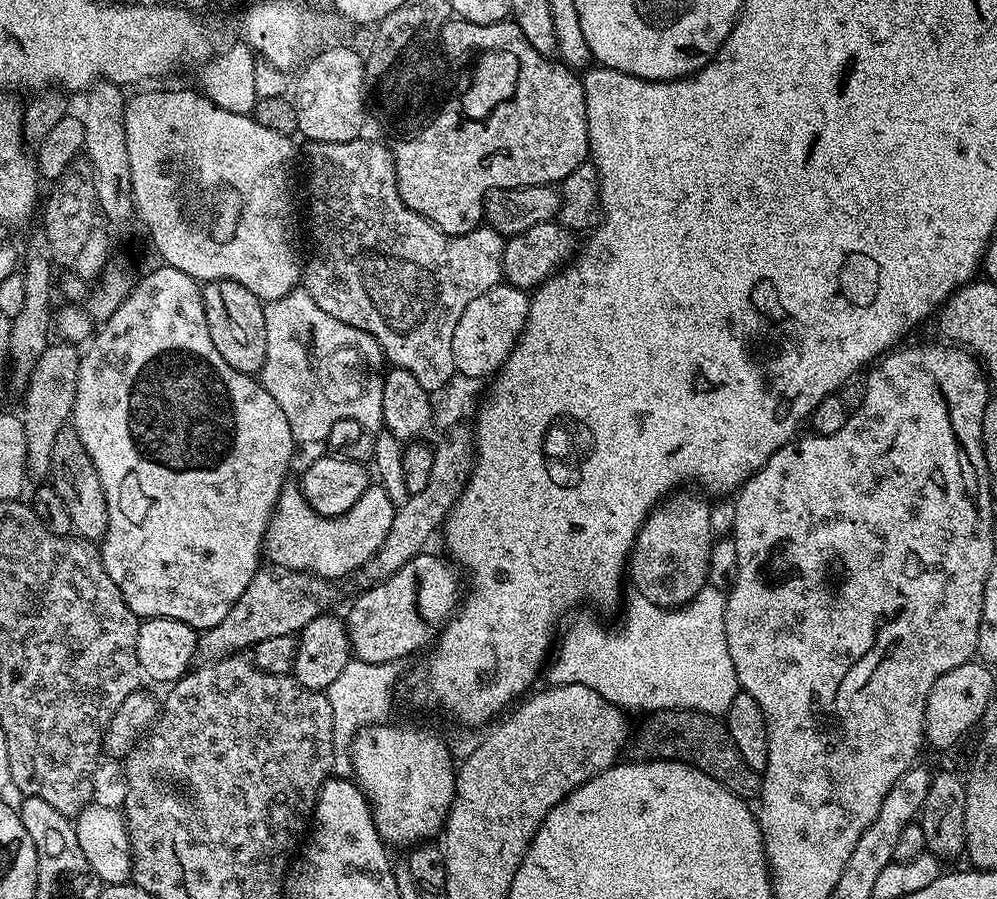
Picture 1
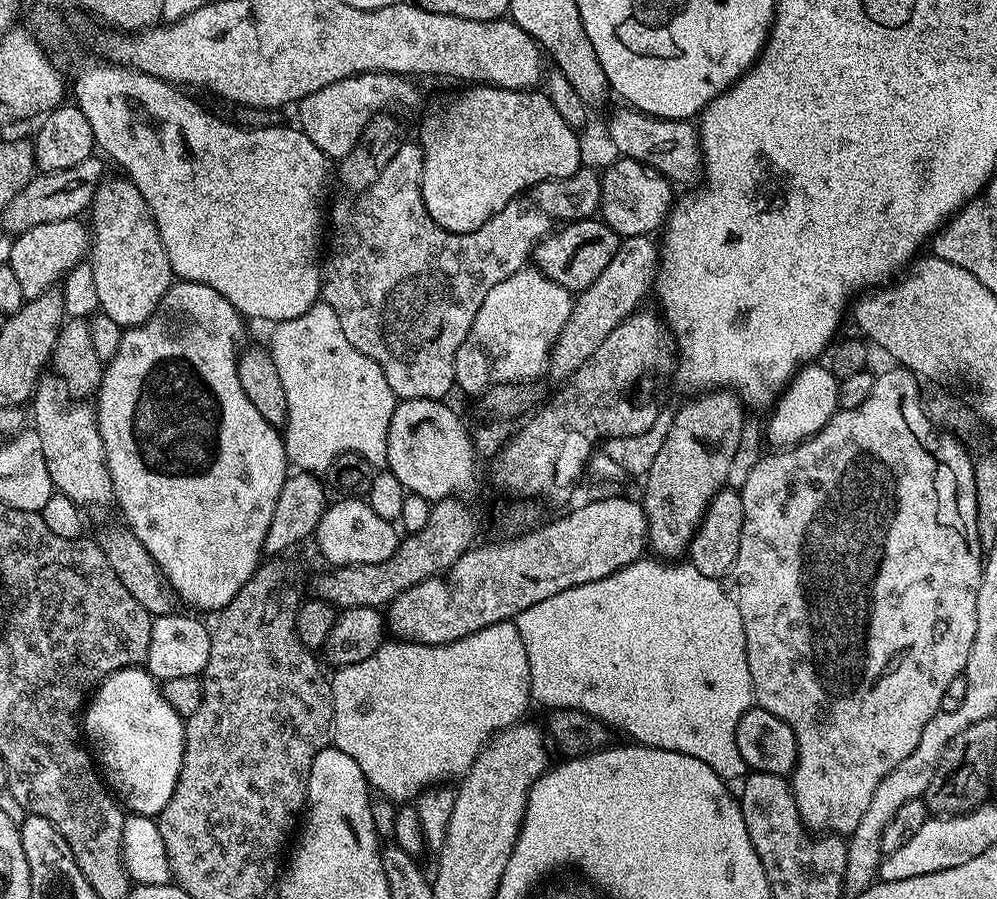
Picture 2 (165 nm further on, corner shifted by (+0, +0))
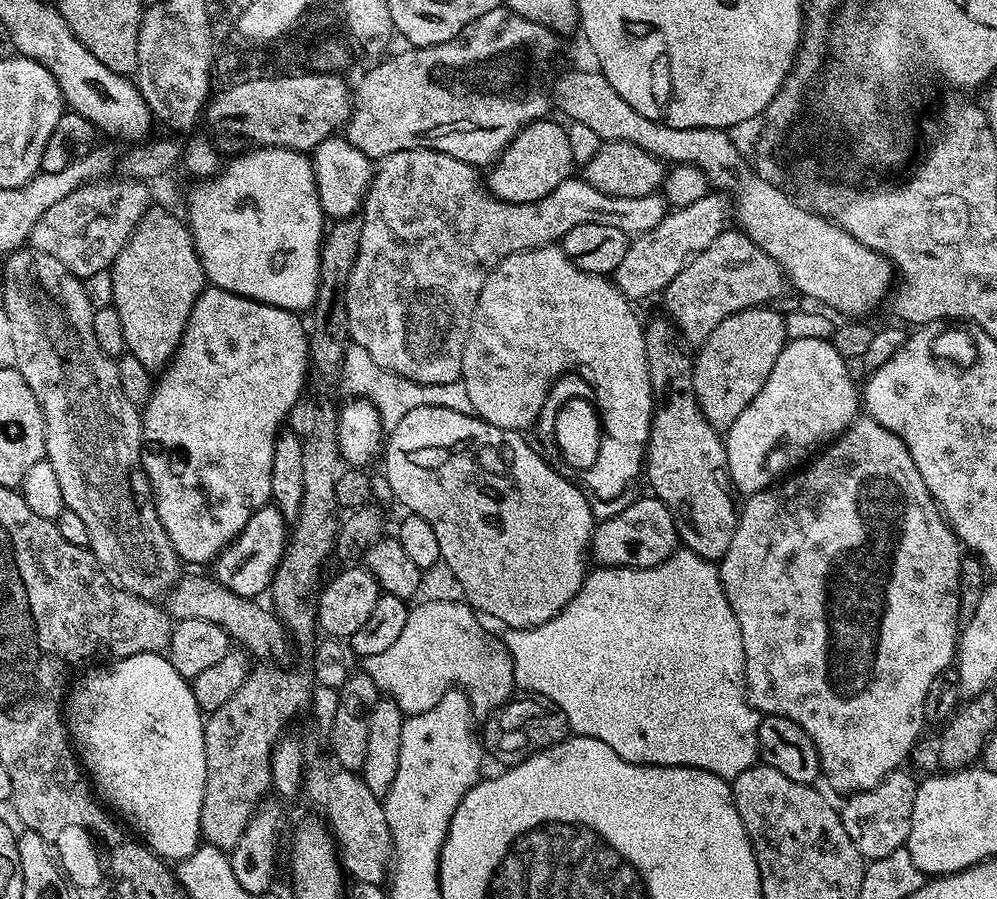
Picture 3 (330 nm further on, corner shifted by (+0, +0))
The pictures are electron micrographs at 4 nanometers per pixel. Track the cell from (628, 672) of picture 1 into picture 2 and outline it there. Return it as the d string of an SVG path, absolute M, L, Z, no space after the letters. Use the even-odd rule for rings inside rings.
M641 558L634 561L630 566L618 570L598 582L586 582L582 586L574 586L570 590L562 590L562 594L554 594L554 598L546 598L546 602L538 602L534 606L530 606L530 610L522 610L522 614L514 617L514 623L518 634L522 634L522 646L526 646L526 662L530 662L530 686L532 687L532 700L535 703L545 704L545 709L548 710L553 708L582 710L587 716L593 716L602 721L602 723L607 724L609 729L616 731L617 728L618 731L625 732L628 735L627 739L629 741L645 744L647 748L661 748L671 752L690 754L694 758L706 762L706 766L710 766L710 770L717 772L721 780L725 782L733 782L732 780L736 779L736 781L739 781L749 771L746 762L742 762L742 754L738 754L738 738L736 737L738 734L738 721L742 719L742 714L746 714L746 710L753 707L754 704L752 679L750 678L750 662L746 658L746 630L742 626L742 614L738 614L738 606L734 606L734 602L730 602L725 585L720 580L706 578L706 574L701 574L690 562L665 562L660 558Z

